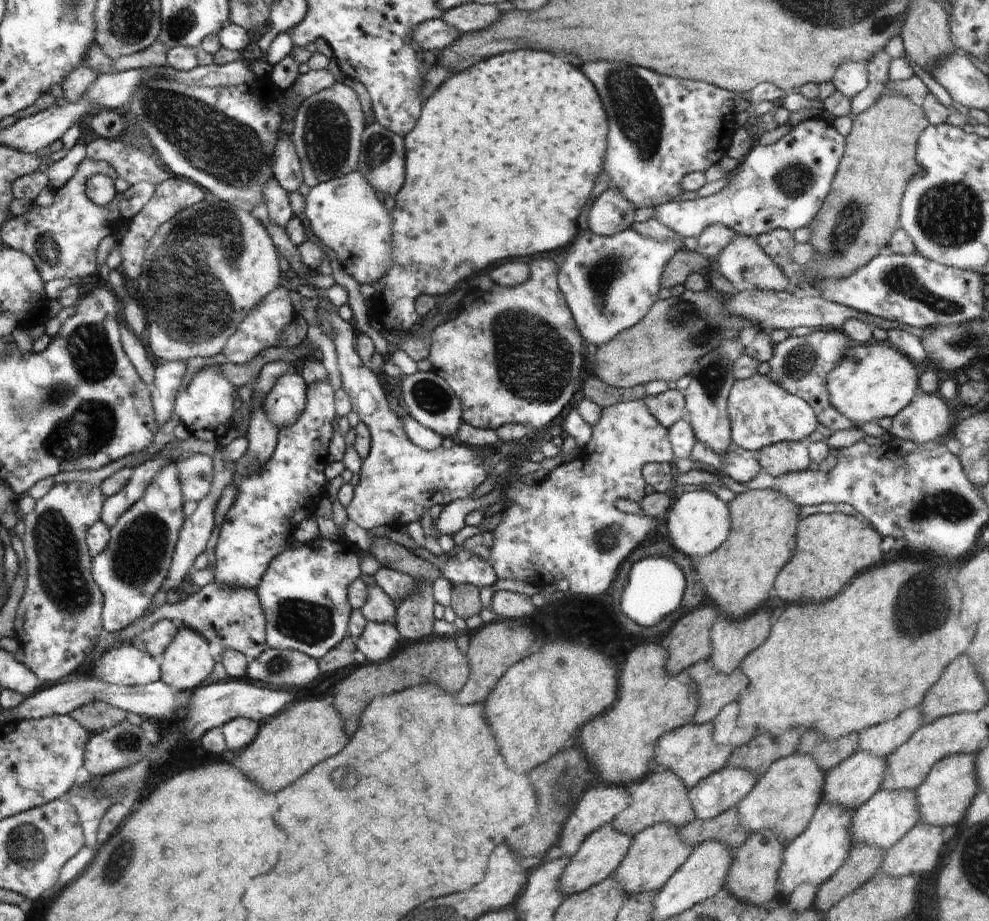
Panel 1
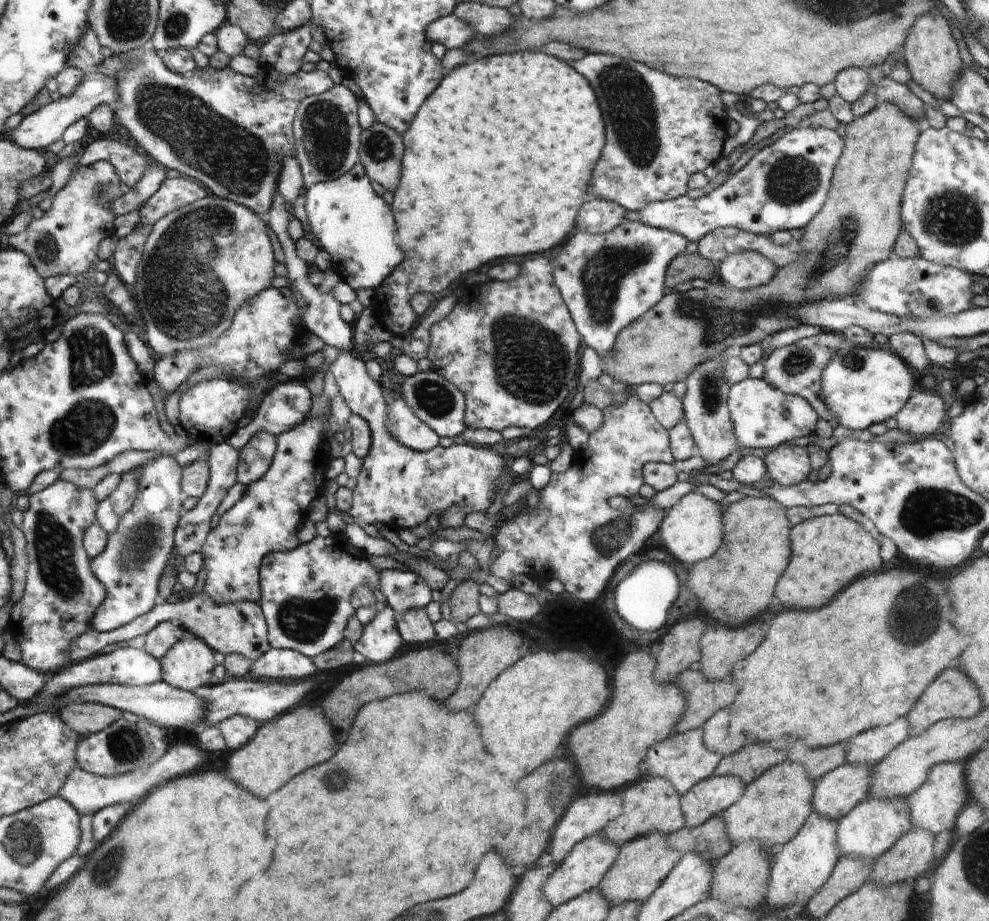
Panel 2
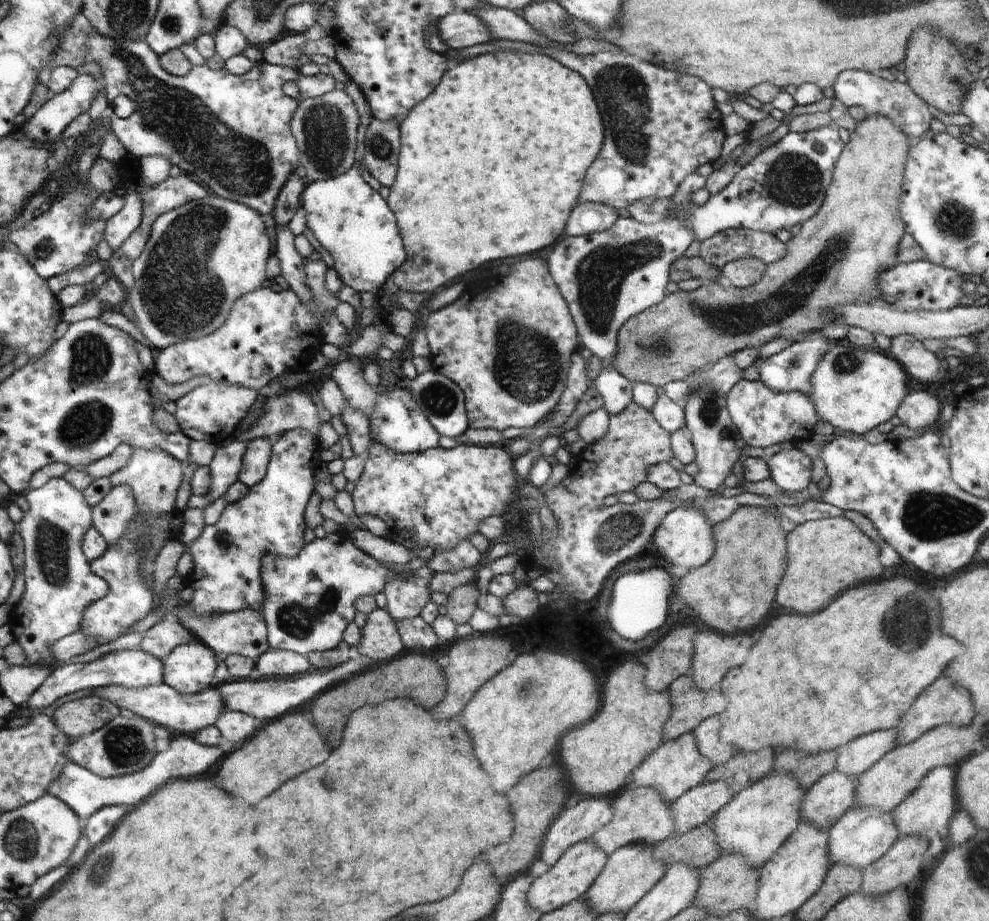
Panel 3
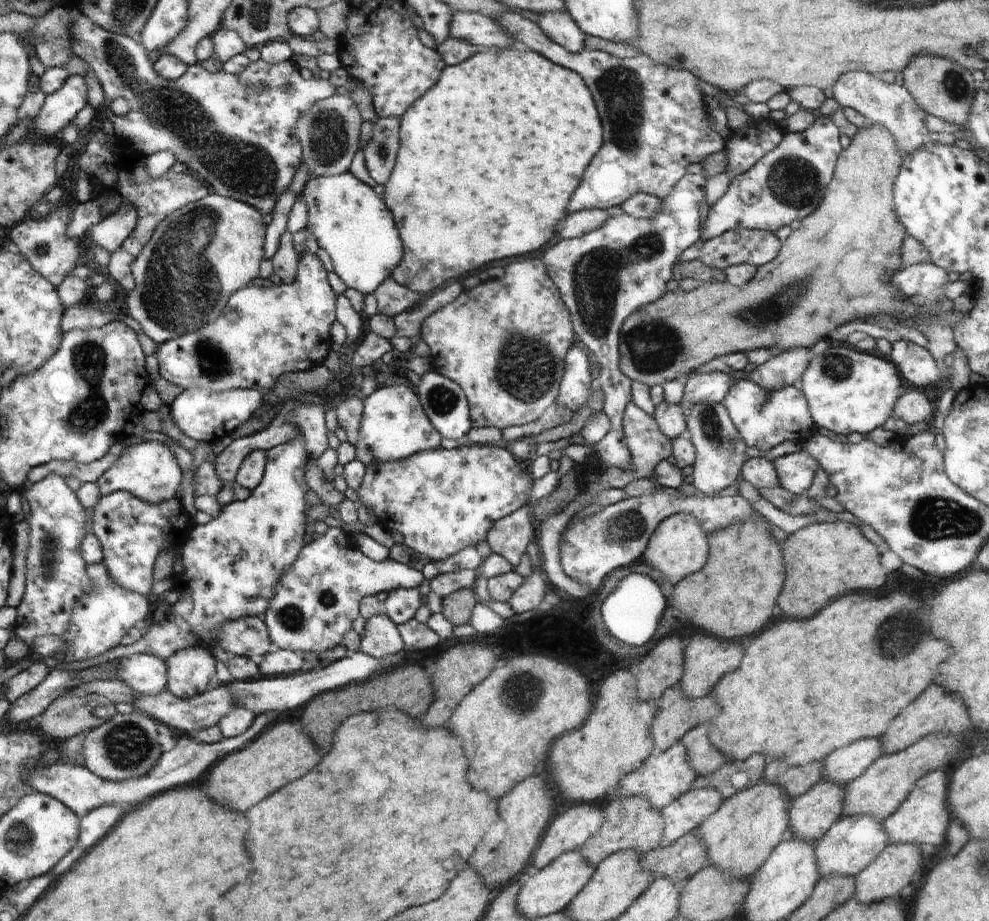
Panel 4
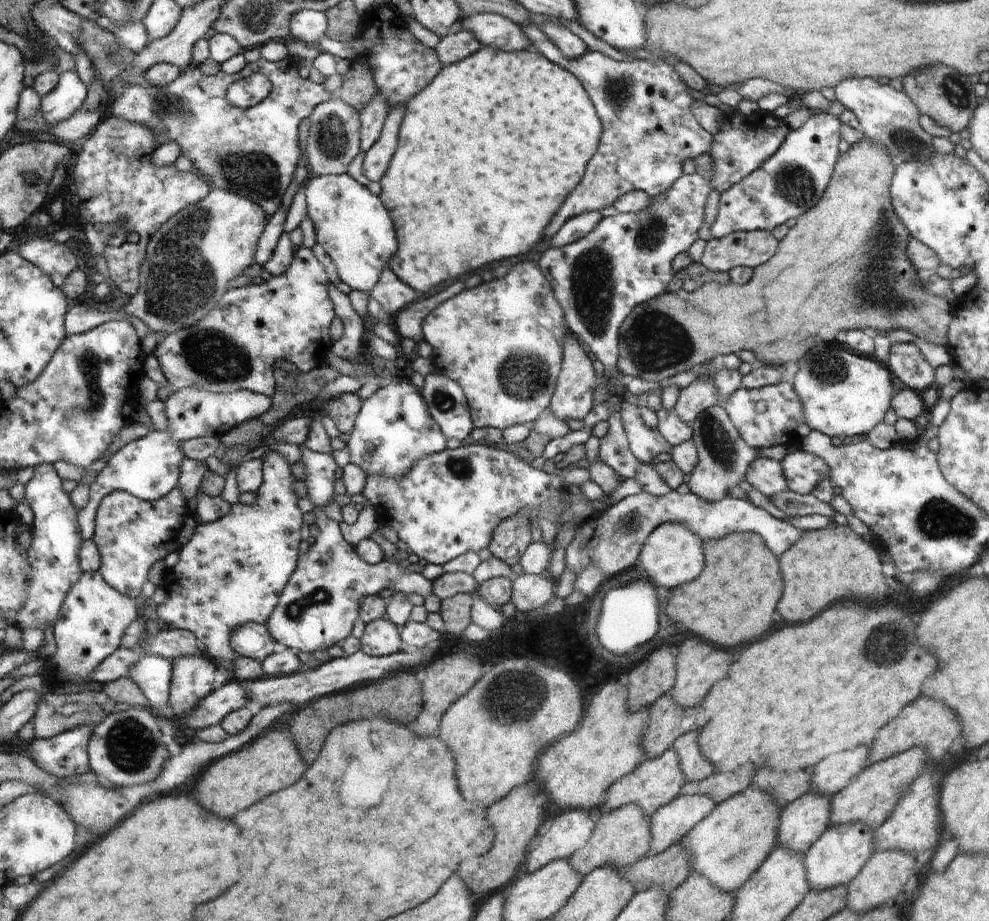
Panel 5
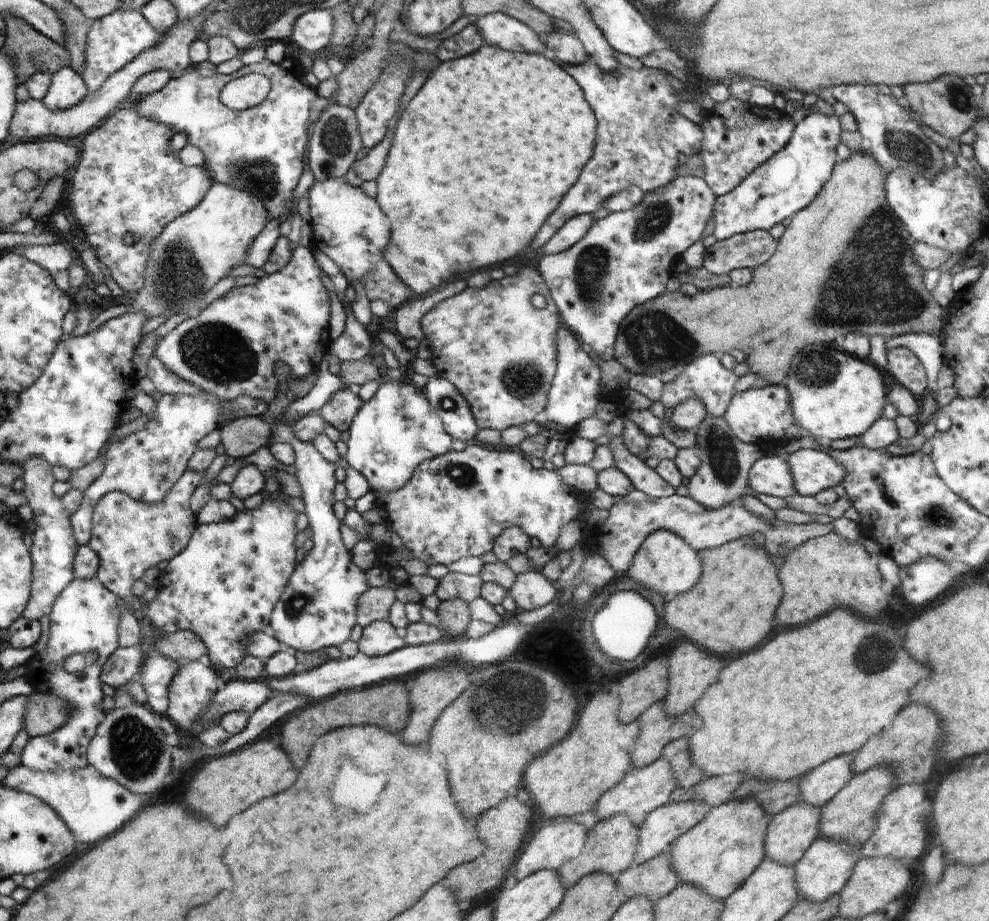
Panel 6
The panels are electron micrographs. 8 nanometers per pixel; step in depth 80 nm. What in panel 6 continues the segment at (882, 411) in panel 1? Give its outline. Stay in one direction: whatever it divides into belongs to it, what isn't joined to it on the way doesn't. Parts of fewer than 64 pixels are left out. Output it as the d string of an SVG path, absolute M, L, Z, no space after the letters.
M814 344L794 356L784 378L799 427L827 443L862 436L882 416L886 386L872 362L842 352L839 347Z

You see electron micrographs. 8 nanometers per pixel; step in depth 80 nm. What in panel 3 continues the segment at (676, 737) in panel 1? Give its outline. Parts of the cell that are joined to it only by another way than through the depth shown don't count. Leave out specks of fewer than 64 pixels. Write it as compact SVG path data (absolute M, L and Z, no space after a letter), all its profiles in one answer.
M688 732L675 739L665 739L661 746L650 756L647 756L641 766L634 770L628 788L654 787L663 794L666 801L673 803L686 791L706 782L705 778L713 767L710 760L701 755L701 751L697 747L696 737Z

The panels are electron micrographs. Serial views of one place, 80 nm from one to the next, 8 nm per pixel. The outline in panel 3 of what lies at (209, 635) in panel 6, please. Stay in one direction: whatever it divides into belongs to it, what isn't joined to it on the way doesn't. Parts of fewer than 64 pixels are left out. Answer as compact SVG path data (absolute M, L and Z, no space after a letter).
M294 429L291 431L286 431L275 438L272 442L273 447L271 448L272 456L267 466L266 474L264 478L249 489L246 496L242 497L242 500L238 502L233 502L232 504L227 504L219 520L214 525L206 525L200 536L195 539L190 547L186 547L186 551L190 551L193 556L193 571L186 577L188 578L188 584L194 586L196 589L194 596L190 603L196 610L197 613L207 614L207 615L221 615L223 612L240 611L243 608L253 608L254 610L260 611L263 605L266 603L266 588L264 587L264 582L262 580L262 562L266 555L276 555L279 557L291 557L300 554L302 546L304 546L304 540L302 540L302 532L306 528L304 524L304 508L314 492L314 468L318 464L318 460L314 458L314 450L318 450L318 438L311 432L304 429Z

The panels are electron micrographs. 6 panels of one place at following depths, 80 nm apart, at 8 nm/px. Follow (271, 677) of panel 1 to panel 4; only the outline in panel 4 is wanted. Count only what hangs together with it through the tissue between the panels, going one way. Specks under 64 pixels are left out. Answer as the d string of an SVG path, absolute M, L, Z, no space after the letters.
M288 649L278 650L264 656L264 660L258 665L259 676L275 677L294 675L305 670L304 656L298 651Z

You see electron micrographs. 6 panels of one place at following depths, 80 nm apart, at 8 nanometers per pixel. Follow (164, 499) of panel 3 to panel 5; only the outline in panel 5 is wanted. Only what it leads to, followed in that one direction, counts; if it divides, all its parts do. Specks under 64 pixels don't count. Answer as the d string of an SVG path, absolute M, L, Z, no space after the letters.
M188 387L175 391L164 401L167 414L167 429L152 431L111 454L107 465L96 474L90 484L89 502L80 511L81 532L84 540L94 540L97 530L97 514L102 499L111 492L124 490L143 501L157 501L164 498L179 483L181 464L186 458L182 444L196 437L223 436L230 429L243 422L251 421L264 415L271 407L270 397L247 390L231 393L211 393L198 387Z

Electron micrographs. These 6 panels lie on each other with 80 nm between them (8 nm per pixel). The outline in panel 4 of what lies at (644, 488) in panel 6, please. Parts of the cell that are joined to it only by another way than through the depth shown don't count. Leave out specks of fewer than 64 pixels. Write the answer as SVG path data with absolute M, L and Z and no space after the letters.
M686 175L668 196L661 200L661 210L652 219L622 214L610 217L602 227L588 234L573 239L562 239L552 246L541 259L548 269L549 275L559 288L562 300L571 314L574 332L580 343L585 345L588 352L596 356L601 368L598 374L598 388L603 394L602 412L610 419L611 429L600 442L593 446L593 453L602 459L605 464L621 466L627 469L630 466L630 453L625 443L622 430L625 408L632 402L632 381L619 369L620 360L620 329L622 323L638 308L653 303L665 295L666 284L673 278L673 266L678 256L692 244L700 240L700 212L698 202L704 198L704 178L702 175Z

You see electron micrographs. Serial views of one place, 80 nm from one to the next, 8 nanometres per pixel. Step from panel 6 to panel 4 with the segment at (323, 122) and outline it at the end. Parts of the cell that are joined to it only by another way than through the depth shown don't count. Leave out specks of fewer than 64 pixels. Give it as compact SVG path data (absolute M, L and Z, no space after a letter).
M333 94L328 98L322 99L312 103L302 114L301 118L297 120L296 135L301 142L304 149L304 159L306 168L310 175L319 176L336 176L349 172L349 167L354 154L362 148L359 146L361 140L361 126L363 123L360 111L354 101L348 94Z

